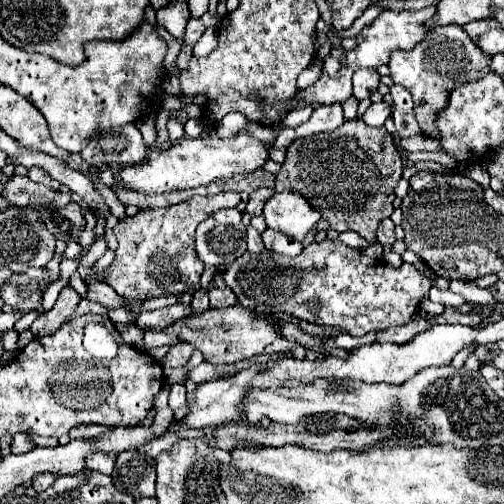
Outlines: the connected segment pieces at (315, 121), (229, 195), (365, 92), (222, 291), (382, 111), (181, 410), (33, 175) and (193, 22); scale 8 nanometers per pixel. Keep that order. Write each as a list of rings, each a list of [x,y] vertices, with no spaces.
[[[341,104],[319,106],[317,110],[313,110],[313,116],[305,124],[295,128],[295,132],[297,132],[297,138],[305,138],[311,134],[319,134],[319,132],[333,132],[343,122],[345,122],[345,118],[343,118]]]
[[[221,192],[215,196],[193,196],[167,208],[141,210],[133,218],[123,218],[115,226],[119,246],[113,264],[107,268],[105,282],[127,300],[177,296],[195,290],[199,286],[199,276],[205,270],[195,252],[195,228],[211,212],[233,208],[239,202],[241,196],[237,192]]]
[[[359,68],[359,70],[353,74],[353,96],[355,96],[357,100],[369,98],[369,96],[377,90],[377,84],[379,84],[379,74],[377,74],[377,70]]]
[[[211,286],[211,288],[207,290],[207,294],[209,294],[209,300],[211,300],[211,308],[227,308],[227,306],[239,304],[237,296],[235,296],[233,290],[227,288],[227,286],[225,286],[225,288]]]
[[[377,102],[367,108],[367,112],[363,114],[363,120],[369,126],[383,126],[389,116],[391,116],[391,106],[387,102]]]
[[[173,384],[169,390],[169,406],[173,410],[175,420],[181,420],[187,414],[187,402],[185,402],[185,386]]]
[[[33,166],[33,168],[29,168],[29,174],[27,174],[33,182],[41,182],[41,184],[45,184],[45,186],[49,186],[51,190],[59,190],[61,188],[61,184],[57,182],[57,180],[53,180],[43,168],[37,168],[37,166]]]
[[[191,18],[191,20],[187,22],[187,28],[185,28],[185,36],[183,36],[183,46],[195,44],[195,42],[197,42],[197,40],[201,38],[203,30],[205,30],[203,22],[201,22],[199,18]]]

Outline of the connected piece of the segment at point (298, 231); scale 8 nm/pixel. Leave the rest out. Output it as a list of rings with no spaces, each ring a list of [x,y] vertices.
[[[291,190],[285,192],[275,192],[263,208],[263,216],[269,228],[277,232],[285,232],[293,236],[293,240],[303,240],[307,232],[317,224],[321,218],[317,210],[309,206],[309,202]]]

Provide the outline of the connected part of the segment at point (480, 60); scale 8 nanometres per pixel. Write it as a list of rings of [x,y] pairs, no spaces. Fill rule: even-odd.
[[[437,26],[431,28],[425,36],[423,42],[419,42],[413,50],[393,52],[389,60],[389,70],[393,82],[405,86],[415,102],[415,116],[417,122],[427,136],[437,136],[437,126],[435,126],[435,114],[447,104],[447,98],[453,88],[479,80],[489,72],[489,56],[485,56],[473,42],[471,38],[463,32],[461,26]]]

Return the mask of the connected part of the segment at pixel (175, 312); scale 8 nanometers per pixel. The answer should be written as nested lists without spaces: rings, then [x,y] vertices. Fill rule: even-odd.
[[[167,306],[167,308],[159,308],[159,310],[151,310],[151,312],[143,312],[137,316],[135,324],[141,330],[165,330],[169,324],[177,322],[181,316],[191,314],[191,306]]]

